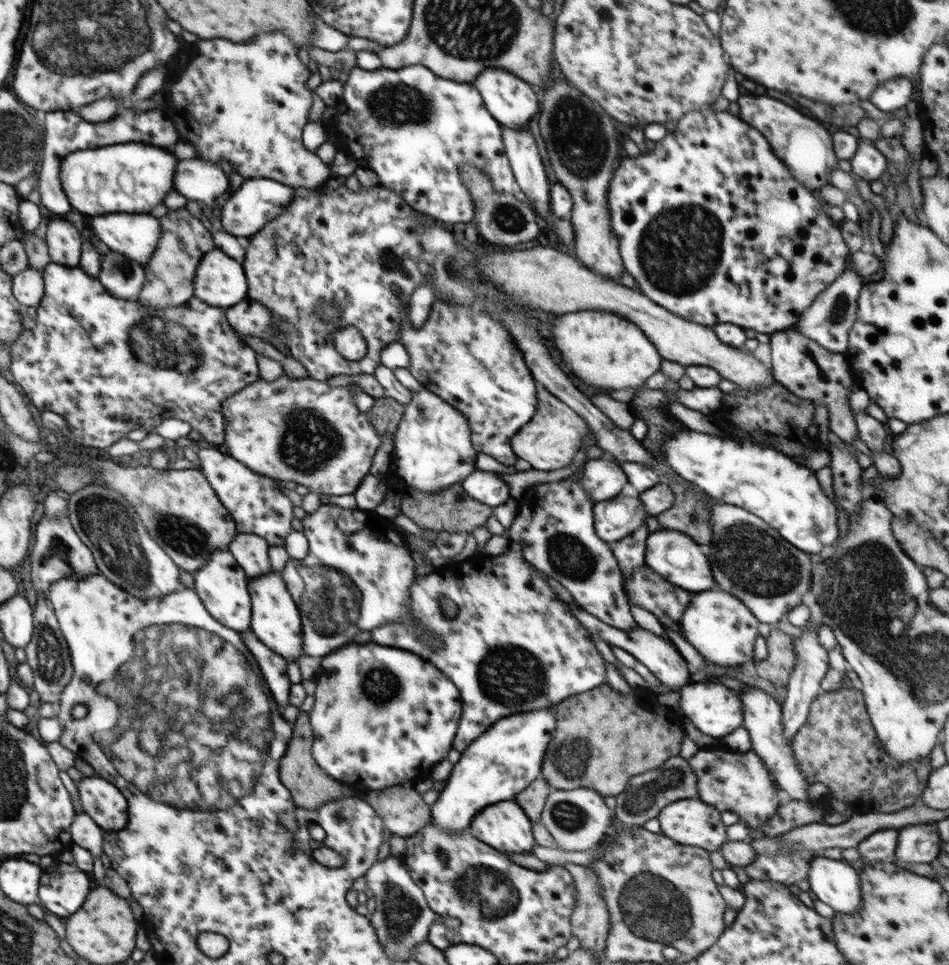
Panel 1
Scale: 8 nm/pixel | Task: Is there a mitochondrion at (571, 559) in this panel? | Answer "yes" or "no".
yes

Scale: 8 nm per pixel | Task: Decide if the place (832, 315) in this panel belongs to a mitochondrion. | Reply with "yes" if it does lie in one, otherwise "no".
yes

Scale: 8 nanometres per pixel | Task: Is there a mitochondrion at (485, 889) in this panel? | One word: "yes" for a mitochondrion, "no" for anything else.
yes

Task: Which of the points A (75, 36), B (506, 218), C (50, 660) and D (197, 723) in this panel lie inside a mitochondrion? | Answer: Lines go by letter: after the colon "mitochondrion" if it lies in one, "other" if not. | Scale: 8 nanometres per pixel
A: mitochondrion
B: mitochondrion
C: mitochondrion
D: mitochondrion

